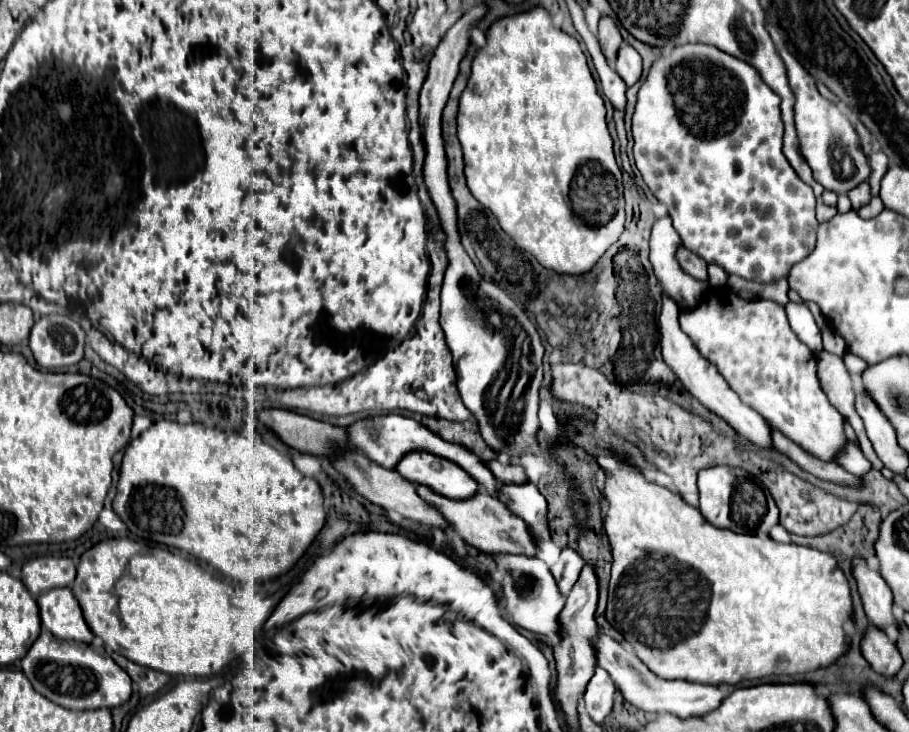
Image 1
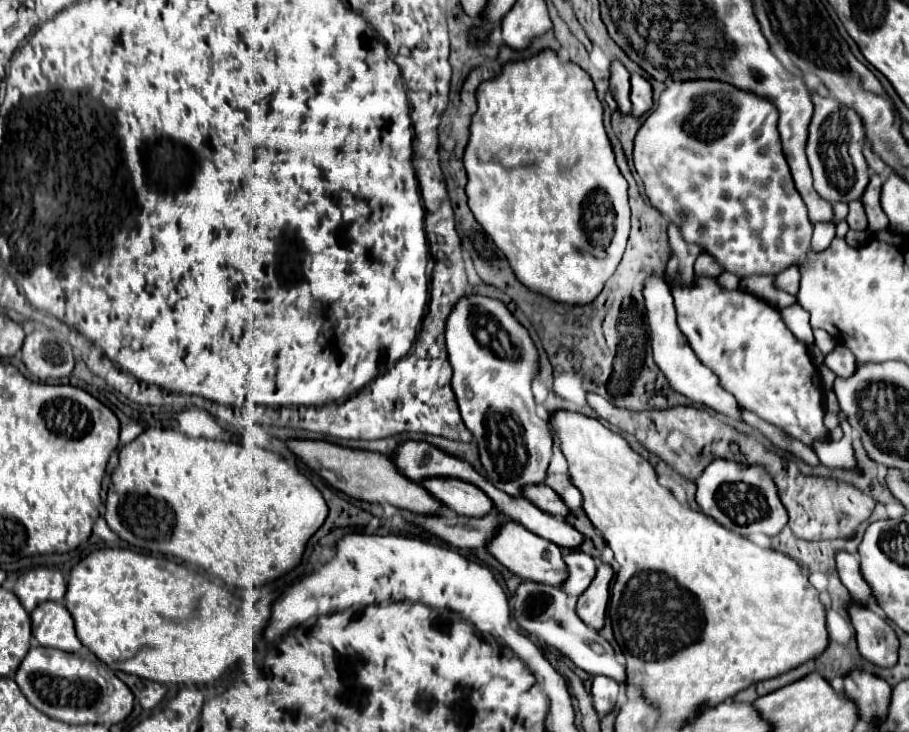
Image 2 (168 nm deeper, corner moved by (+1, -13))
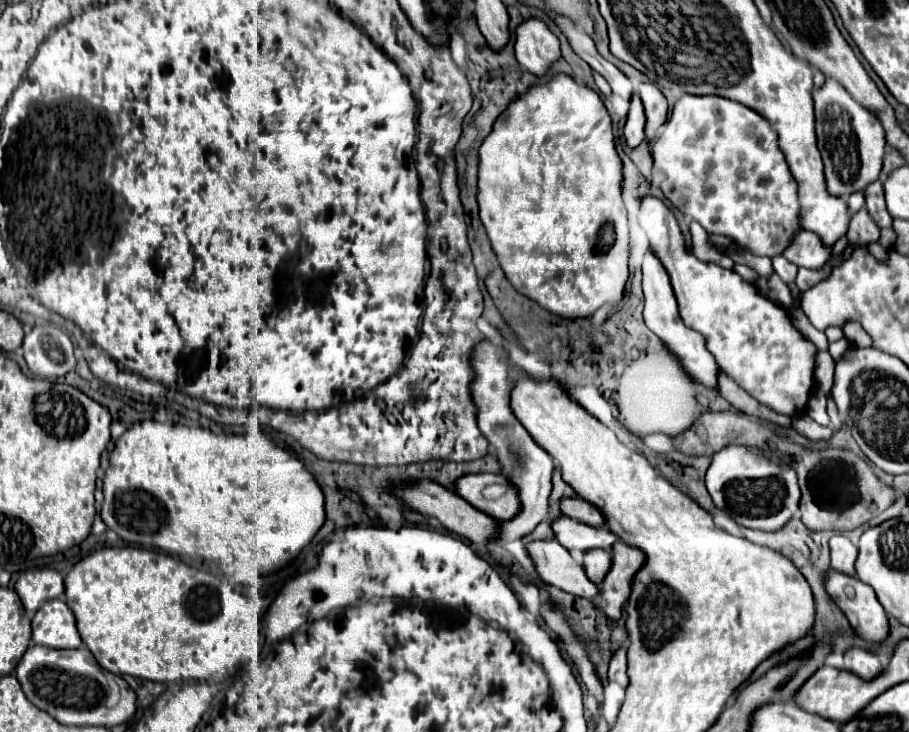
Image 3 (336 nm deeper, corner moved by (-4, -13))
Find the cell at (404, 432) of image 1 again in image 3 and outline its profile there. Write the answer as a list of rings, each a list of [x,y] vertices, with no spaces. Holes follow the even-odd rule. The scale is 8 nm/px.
[[[559,517],[553,521],[553,529],[557,533],[557,541],[565,545],[569,551],[591,551],[591,549],[607,549],[613,547],[617,535],[607,527],[589,527],[569,517]]]

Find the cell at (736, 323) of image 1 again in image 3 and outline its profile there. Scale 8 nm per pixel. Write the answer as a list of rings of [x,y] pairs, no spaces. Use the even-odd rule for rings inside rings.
[[[641,197],[637,219],[671,277],[681,319],[707,339],[707,349],[717,365],[763,405],[789,417],[801,413],[813,389],[817,349],[793,327],[787,311],[765,299],[753,283],[743,281],[735,271],[699,261],[687,249],[675,215],[661,199]]]

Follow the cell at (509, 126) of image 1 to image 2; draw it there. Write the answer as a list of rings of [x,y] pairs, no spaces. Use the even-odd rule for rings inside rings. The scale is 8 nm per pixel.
[[[542,49],[538,55],[534,55],[534,59],[530,57],[524,61],[506,61],[502,65],[502,71],[496,77],[482,81],[482,85],[476,91],[476,101],[478,101],[478,111],[472,115],[470,141],[464,151],[464,169],[468,173],[468,185],[466,185],[468,207],[472,209],[476,221],[492,237],[492,241],[504,251],[516,277],[526,287],[530,287],[532,291],[542,293],[554,301],[564,301],[570,305],[586,305],[590,301],[594,301],[598,297],[598,293],[602,291],[606,279],[616,271],[616,267],[622,259],[622,253],[626,249],[628,231],[630,231],[630,207],[628,207],[628,195],[626,195],[628,185],[614,161],[614,151],[612,151],[610,139],[602,125],[602,105],[596,97],[596,89],[594,89],[590,75],[572,61],[560,61],[560,57],[554,49]]]

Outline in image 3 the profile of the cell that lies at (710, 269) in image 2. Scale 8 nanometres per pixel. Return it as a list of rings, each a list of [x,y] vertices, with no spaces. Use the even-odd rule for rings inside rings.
[[[697,221],[691,223],[691,237],[693,237],[693,255],[697,255],[697,259],[715,261],[717,265],[721,265],[725,269],[735,267],[735,263],[727,255],[723,255],[709,243],[709,233],[705,229],[701,229],[701,225]]]

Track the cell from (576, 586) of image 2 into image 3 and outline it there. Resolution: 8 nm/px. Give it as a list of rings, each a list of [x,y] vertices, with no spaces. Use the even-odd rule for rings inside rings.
[[[601,549],[587,551],[583,555],[583,567],[587,577],[597,585],[601,585],[601,581],[605,579],[605,573],[609,573],[609,561],[611,561],[609,551],[601,551]]]

